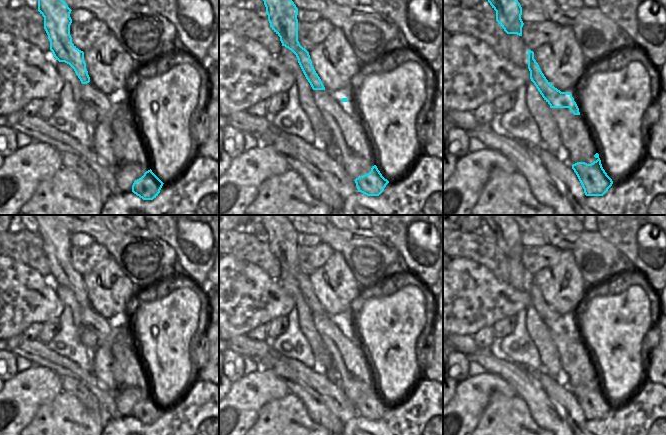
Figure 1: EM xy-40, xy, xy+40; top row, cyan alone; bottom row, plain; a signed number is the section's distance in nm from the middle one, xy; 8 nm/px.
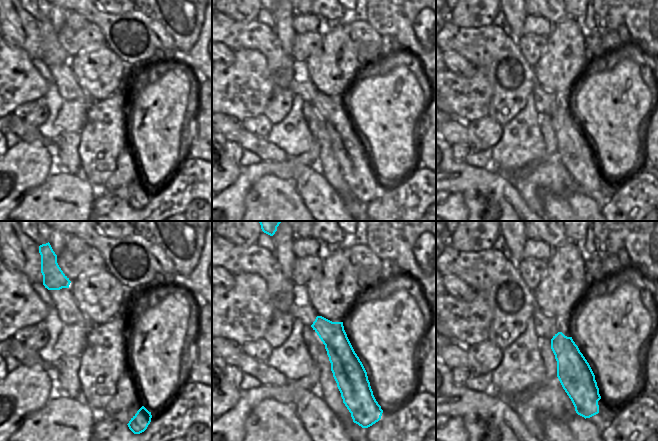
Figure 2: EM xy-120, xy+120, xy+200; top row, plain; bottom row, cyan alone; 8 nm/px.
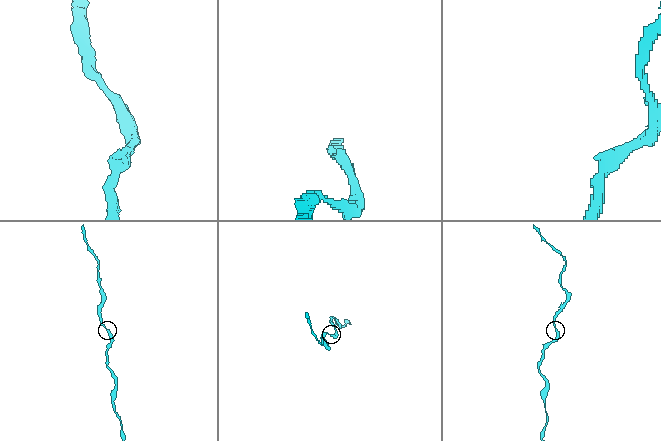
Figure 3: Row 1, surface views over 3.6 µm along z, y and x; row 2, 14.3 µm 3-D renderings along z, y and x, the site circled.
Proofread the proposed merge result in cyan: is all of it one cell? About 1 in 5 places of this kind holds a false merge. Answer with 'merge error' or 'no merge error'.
no merge error

